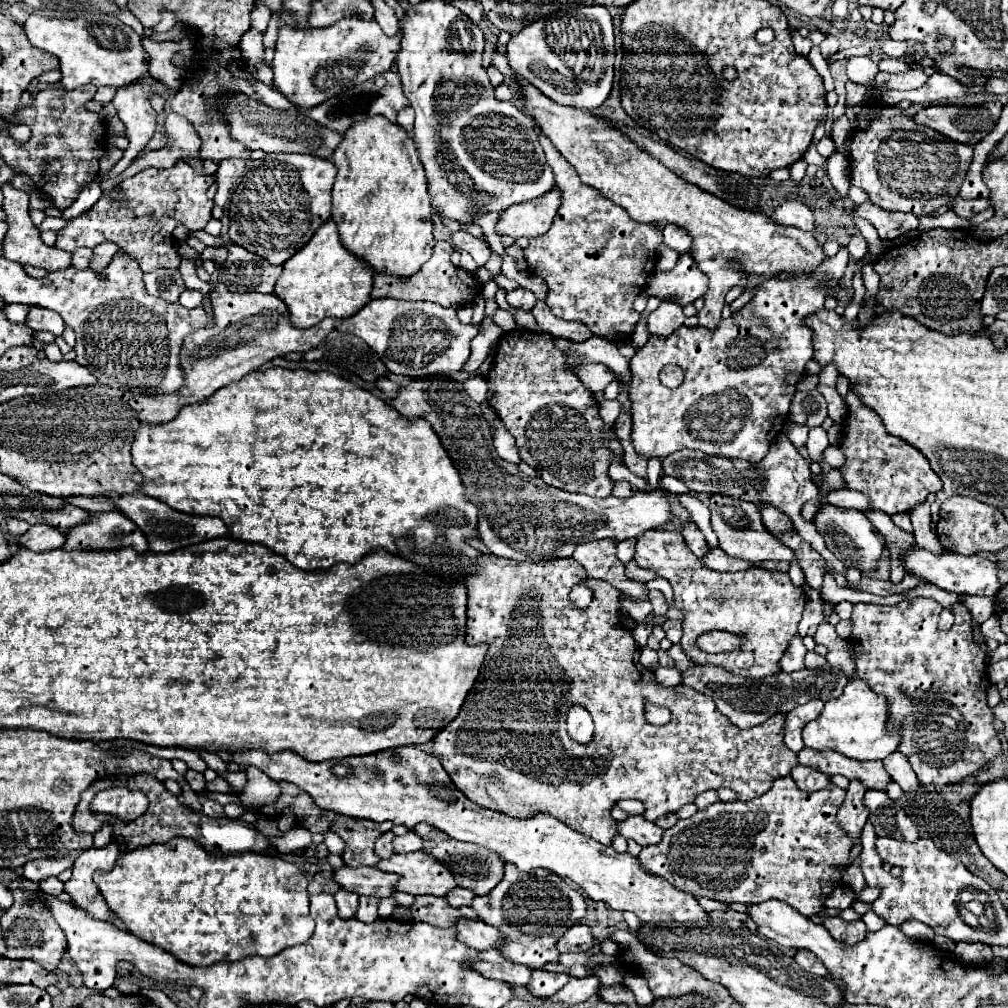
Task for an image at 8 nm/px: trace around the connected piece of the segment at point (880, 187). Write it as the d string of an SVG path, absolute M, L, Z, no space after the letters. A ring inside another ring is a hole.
M890 106L880 110L884 112L880 118L852 136L848 156L852 186L866 190L876 206L894 212L924 216L950 204L960 192L972 162L972 148L968 144L952 142L928 126L916 124L912 118L904 116L904 110Z

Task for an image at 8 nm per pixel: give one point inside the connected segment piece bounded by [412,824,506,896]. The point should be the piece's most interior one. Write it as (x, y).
(474, 867)

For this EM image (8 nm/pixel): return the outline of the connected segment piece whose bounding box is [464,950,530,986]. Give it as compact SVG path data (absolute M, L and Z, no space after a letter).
M498 950L478 952L478 956L472 960L466 960L464 966L470 970L476 970L478 974L490 980L500 980L500 982L520 984L520 986L526 986L530 982L530 968L502 958Z

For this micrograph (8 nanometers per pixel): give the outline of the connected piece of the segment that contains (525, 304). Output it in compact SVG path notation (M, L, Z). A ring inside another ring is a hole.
M516 288L516 290L508 292L506 300L508 300L510 306L522 308L522 310L532 310L532 306L536 304L536 296L530 290L524 290L524 288Z

